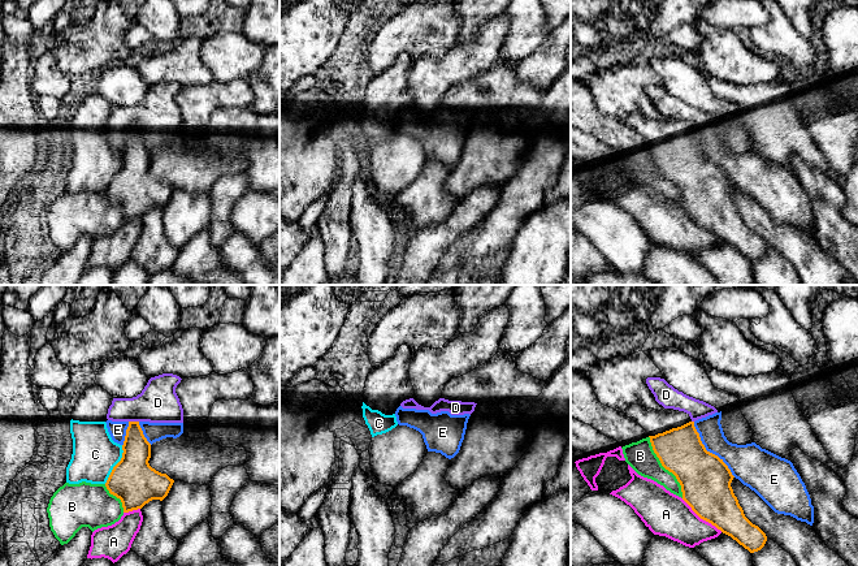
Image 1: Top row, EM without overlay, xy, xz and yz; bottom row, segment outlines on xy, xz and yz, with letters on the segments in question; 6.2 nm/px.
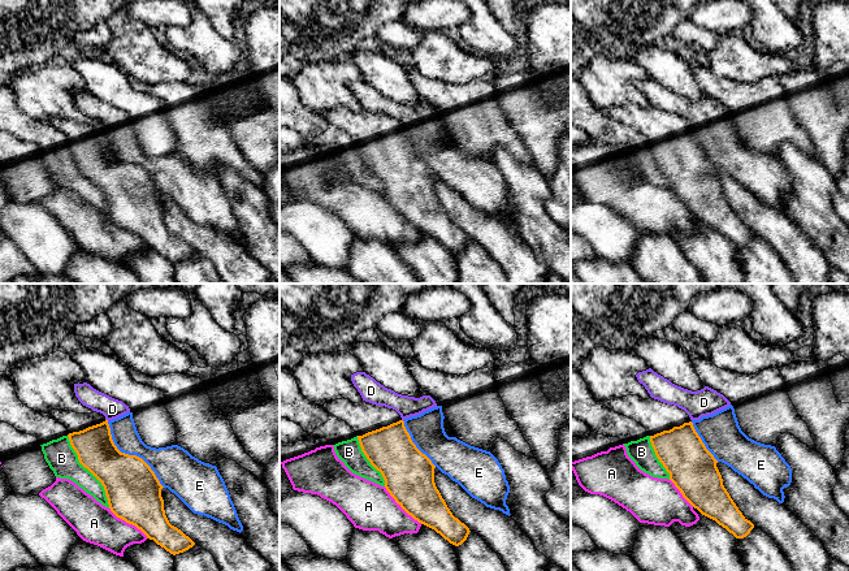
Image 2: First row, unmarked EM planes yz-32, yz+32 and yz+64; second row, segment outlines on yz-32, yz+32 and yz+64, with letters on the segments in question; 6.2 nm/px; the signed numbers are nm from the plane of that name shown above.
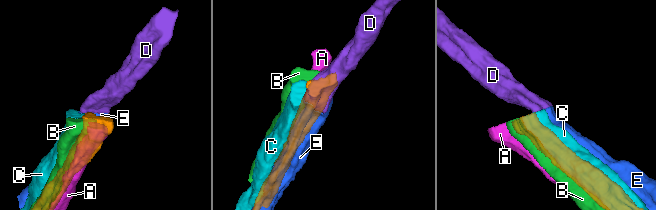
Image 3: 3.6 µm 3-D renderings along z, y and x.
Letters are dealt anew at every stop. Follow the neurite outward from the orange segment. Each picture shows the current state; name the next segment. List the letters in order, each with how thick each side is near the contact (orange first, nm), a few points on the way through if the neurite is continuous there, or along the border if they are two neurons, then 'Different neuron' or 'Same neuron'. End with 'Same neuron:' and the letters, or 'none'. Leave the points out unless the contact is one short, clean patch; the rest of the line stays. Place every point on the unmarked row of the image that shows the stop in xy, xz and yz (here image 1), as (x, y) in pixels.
A: Thickness 320 nm (orange) against 280 nm. Different neuron
B: Thickness 300 nm (orange) against 180 nm. Different neuron
C: Thickness 280 nm (orange) against 280 nm. Different neuron
D: Thickness 180 nm (orange) against 240 nm. Boundary: xy (129, 129), (138, 130). Different neuron
E: Thickness 320 nm (orange) against 220 nm. Different neuron
Same neuron: none

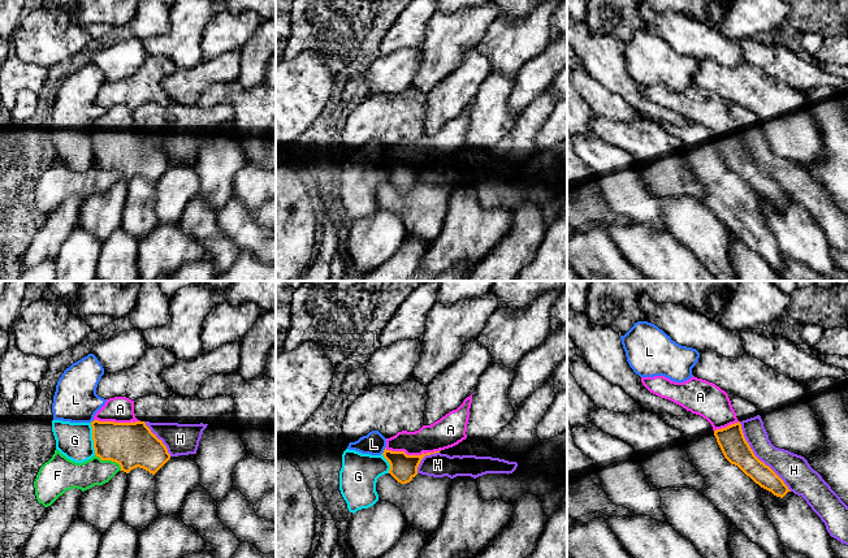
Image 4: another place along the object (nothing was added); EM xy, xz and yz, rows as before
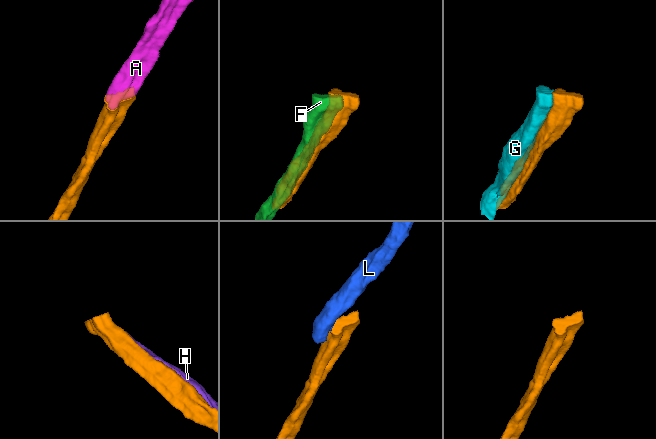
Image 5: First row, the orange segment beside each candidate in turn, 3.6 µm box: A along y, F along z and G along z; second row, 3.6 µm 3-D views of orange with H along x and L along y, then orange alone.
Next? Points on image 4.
A: Thickness 170 nm (orange) against 190 nm. Same neuron
F: Thickness 280 nm (orange) against 160 nm. Different neuron
G: Thickness 280 nm (orange) against 220 nm. Different neuron
H: Thickness 170 nm (orange) against 190 nm. Different neuron
L: Thickness 170 nm (orange) against 140 nm. Boundary: xz (385, 155), (381, 161). Different neuron
Same neuron: A

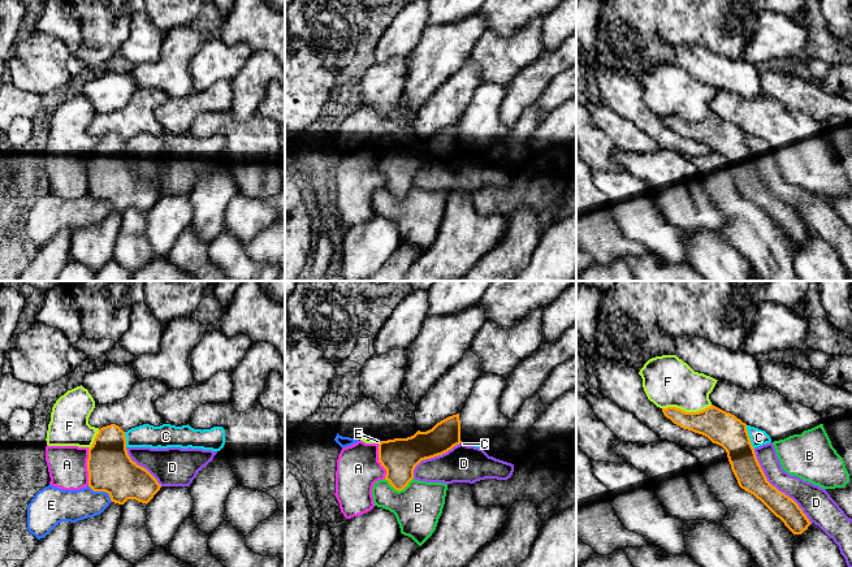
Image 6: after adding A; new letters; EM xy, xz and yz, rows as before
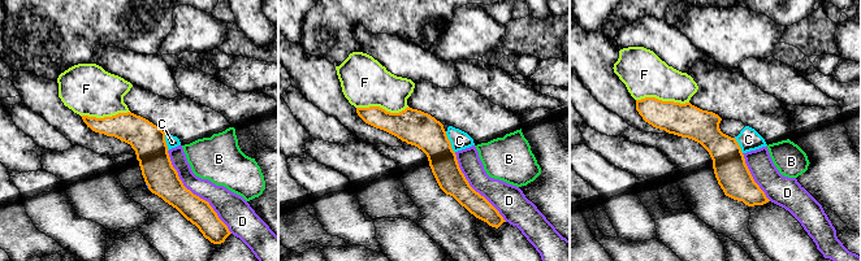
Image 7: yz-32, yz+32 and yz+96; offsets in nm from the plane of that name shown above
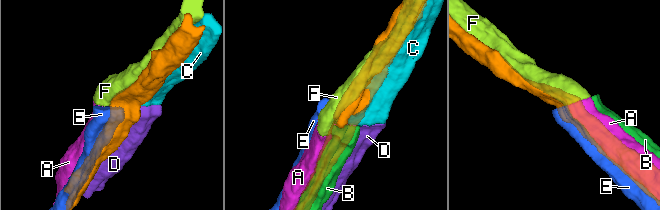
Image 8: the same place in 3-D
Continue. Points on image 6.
A: Thickness 280 nm (orange) against 240 nm. Different neuron
B: Thickness 240 nm (orange) against 300 nm. Different neuron
C: Thickness 200 nm (orange) against 100 nm. Different neuron
D: Thickness 170 nm (orange) against 180 nm. Different neuron
E: Thickness 280 nm (orange) against 190 nm. Different neuron
F: Thickness 200 nm (orange) against 320 nm. Different neuron
Same neuron: none

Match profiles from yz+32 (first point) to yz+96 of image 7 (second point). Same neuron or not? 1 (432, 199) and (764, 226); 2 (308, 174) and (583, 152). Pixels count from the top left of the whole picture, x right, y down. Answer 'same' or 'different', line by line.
1: different
2: same

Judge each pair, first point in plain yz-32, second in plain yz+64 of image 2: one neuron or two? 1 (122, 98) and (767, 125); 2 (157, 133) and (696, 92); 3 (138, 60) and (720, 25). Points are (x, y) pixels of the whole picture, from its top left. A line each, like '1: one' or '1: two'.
1: two
2: one
3: two

